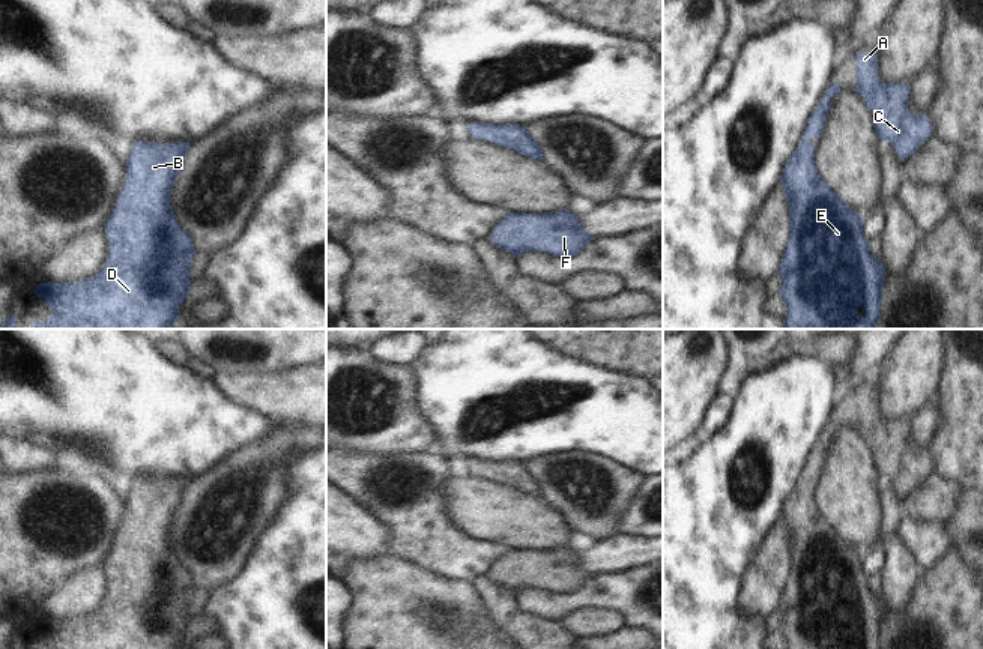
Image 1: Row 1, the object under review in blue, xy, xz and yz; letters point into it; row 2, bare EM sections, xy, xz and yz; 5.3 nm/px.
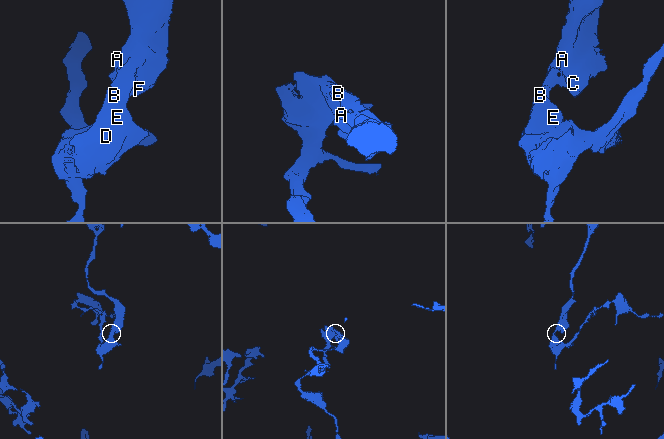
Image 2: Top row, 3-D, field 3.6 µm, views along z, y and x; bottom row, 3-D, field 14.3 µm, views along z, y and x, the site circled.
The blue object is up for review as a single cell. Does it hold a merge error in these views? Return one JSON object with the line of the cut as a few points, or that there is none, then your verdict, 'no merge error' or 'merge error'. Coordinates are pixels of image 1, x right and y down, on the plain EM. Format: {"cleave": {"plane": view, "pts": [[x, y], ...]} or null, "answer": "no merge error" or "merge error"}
{"cleave": null, "answer": "no merge error"}

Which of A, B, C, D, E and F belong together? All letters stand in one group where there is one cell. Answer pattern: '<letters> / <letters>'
A B C D E F

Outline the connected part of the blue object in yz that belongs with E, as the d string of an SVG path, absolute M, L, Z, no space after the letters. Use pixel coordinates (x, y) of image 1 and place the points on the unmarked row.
M833 419L824 436L809 454L803 467L803 478L788 496L782 509L789 542L789 575L779 601L783 616L780 632L788 649L881 649L885 605L869 584L863 569L863 553L852 547L818 511L812 475L819 475L828 454L831 440L840 422Z

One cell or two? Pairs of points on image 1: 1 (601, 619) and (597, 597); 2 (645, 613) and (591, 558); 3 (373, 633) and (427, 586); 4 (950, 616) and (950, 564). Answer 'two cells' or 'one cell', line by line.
1: two cells
2: two cells
3: one cell
4: one cell

